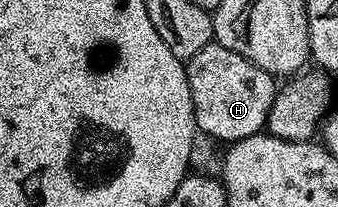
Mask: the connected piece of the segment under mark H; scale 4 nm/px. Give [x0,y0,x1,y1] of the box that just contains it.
[185,40,277,144]

